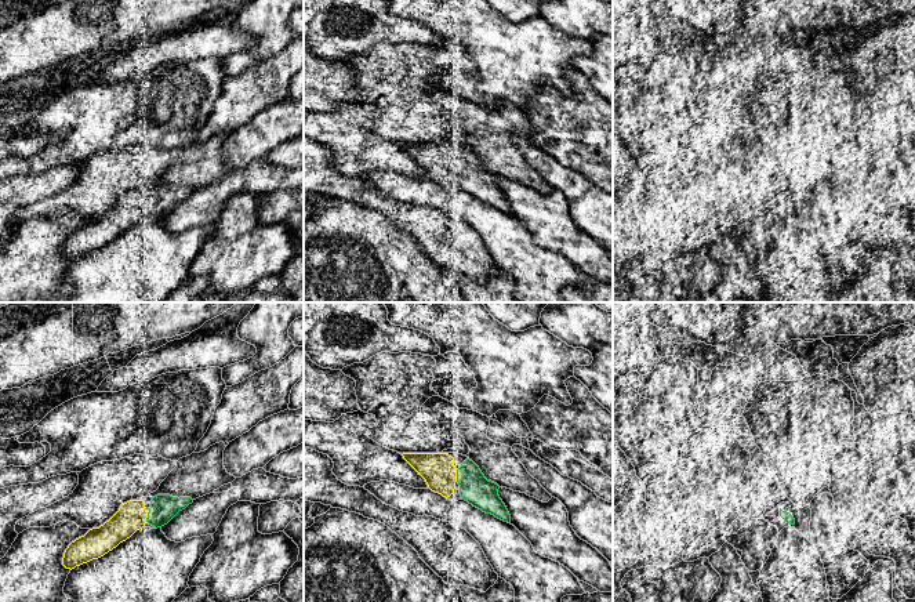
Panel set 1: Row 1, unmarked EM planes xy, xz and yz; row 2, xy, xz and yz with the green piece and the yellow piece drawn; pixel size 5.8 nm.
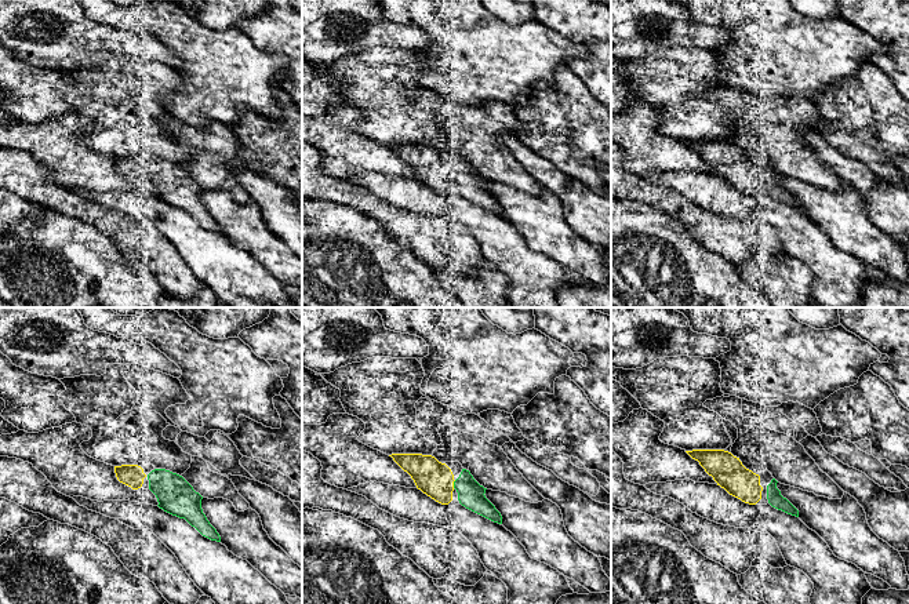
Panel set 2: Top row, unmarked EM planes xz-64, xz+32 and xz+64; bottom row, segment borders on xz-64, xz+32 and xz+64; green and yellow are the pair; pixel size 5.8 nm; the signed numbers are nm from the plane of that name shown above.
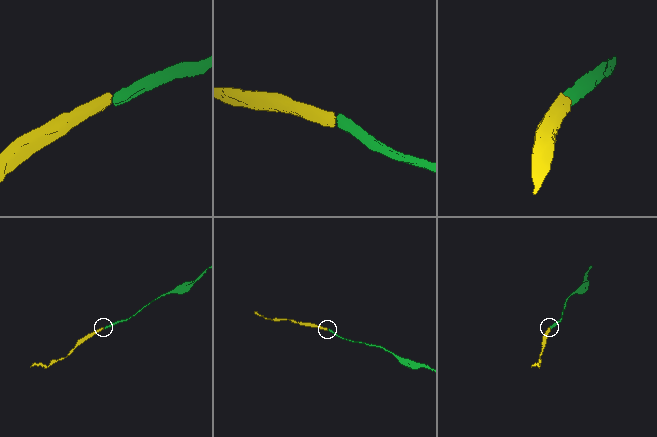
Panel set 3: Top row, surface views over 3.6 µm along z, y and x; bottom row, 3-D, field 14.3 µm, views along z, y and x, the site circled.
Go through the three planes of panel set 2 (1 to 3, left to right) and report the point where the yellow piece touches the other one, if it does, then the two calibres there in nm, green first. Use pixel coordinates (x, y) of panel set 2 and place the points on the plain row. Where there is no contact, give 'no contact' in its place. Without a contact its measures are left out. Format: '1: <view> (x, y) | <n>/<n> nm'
1: no contact
2: xz+32 (454, 175) | 160/200 nm
3: no contact

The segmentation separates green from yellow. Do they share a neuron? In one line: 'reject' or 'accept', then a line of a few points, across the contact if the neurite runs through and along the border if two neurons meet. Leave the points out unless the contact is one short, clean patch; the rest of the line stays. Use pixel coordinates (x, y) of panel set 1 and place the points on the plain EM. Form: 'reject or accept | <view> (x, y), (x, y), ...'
accept

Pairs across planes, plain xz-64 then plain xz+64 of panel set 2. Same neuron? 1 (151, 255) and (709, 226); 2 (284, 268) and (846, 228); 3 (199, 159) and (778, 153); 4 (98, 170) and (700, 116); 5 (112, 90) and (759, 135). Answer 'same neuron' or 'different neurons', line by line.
1: same neuron
2: same neuron
3: same neuron
4: different neurons
5: different neurons

